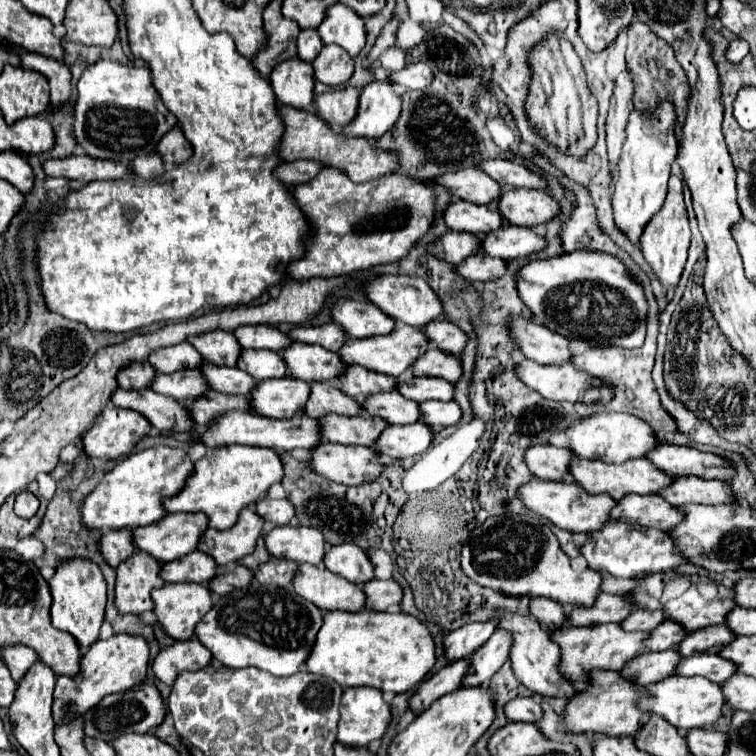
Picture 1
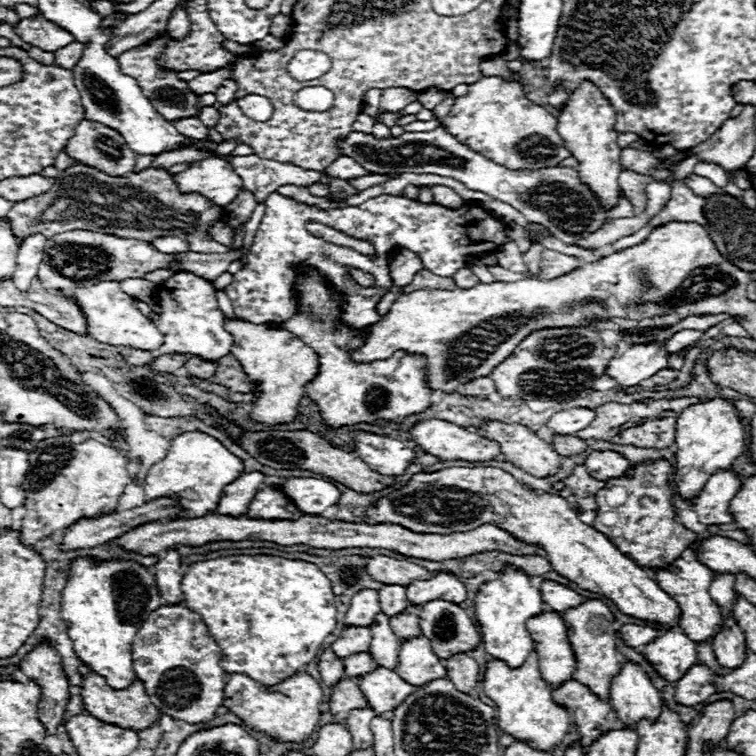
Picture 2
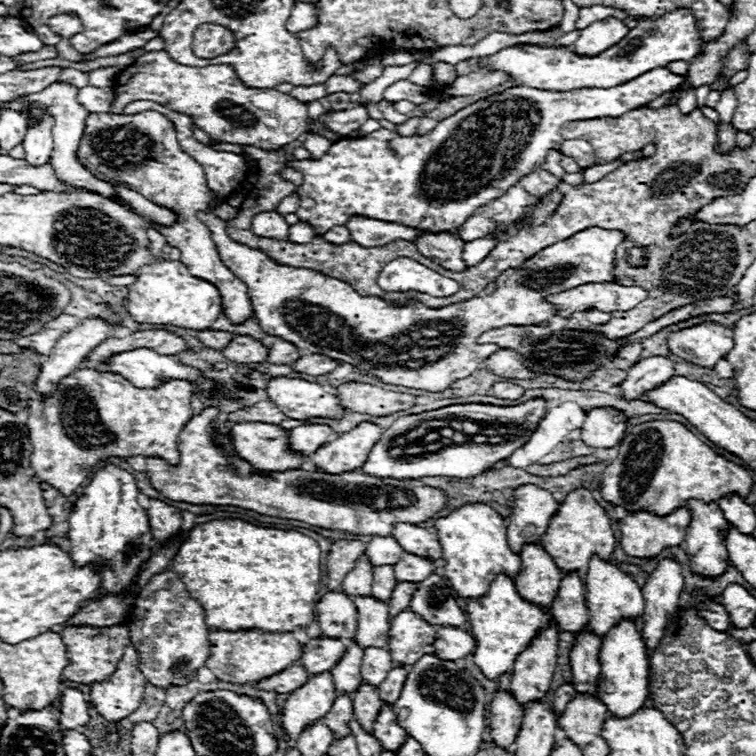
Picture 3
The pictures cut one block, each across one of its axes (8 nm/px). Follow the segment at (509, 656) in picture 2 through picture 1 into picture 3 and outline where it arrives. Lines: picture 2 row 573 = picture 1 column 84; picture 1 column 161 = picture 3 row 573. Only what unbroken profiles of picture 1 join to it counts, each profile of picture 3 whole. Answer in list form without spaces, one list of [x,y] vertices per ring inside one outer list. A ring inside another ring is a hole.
[[[470,504],[454,510],[452,514],[438,518],[436,534],[442,544],[442,558],[446,568],[446,578],[460,598],[480,598],[486,596],[492,580],[498,574],[506,574],[516,580],[520,572],[520,556],[514,554],[506,540],[504,518],[484,504]]]

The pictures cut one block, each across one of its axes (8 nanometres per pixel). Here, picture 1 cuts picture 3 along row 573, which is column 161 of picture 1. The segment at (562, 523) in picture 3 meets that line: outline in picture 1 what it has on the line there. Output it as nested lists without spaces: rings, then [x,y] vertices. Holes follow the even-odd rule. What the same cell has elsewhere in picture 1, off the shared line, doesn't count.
[[[136,552],[116,568],[116,608],[120,612],[142,614],[154,610],[150,592],[166,582],[160,578],[162,564],[142,552]]]

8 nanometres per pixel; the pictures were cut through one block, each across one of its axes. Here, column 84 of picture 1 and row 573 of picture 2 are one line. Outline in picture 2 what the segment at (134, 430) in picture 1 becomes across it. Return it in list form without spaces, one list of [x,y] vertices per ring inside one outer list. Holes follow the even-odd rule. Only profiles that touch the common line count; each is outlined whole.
[[[434,572],[428,580],[414,580],[406,586],[410,604],[422,606],[430,600],[450,600],[460,604],[466,600],[466,586],[452,572]]]

